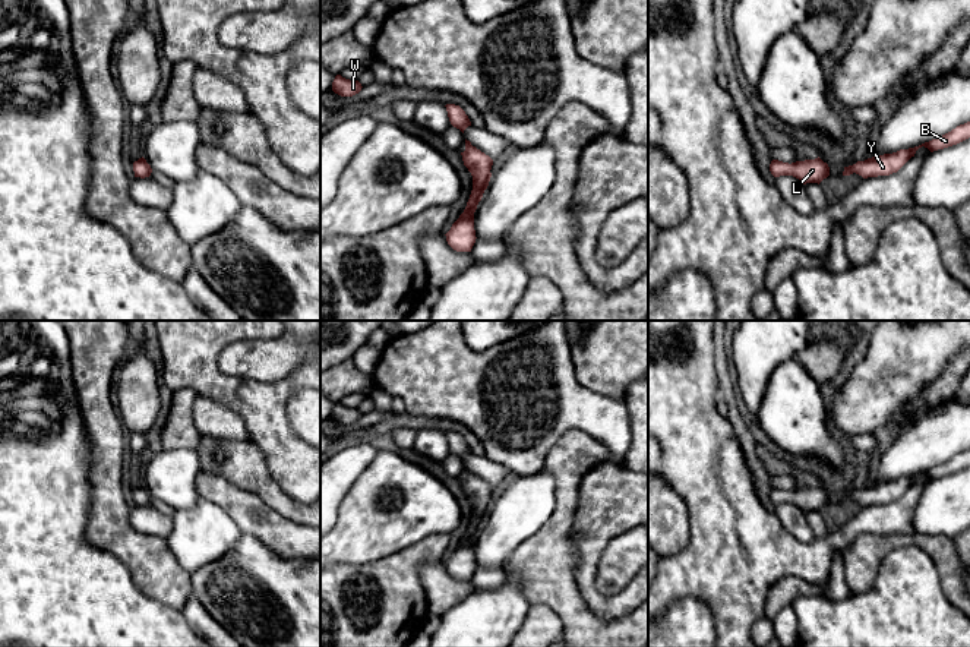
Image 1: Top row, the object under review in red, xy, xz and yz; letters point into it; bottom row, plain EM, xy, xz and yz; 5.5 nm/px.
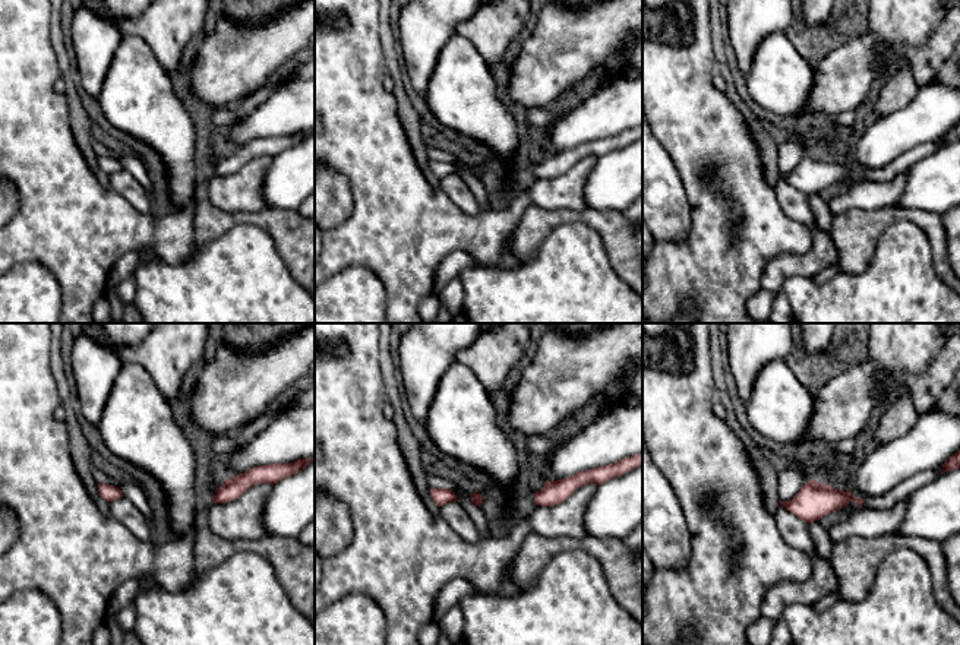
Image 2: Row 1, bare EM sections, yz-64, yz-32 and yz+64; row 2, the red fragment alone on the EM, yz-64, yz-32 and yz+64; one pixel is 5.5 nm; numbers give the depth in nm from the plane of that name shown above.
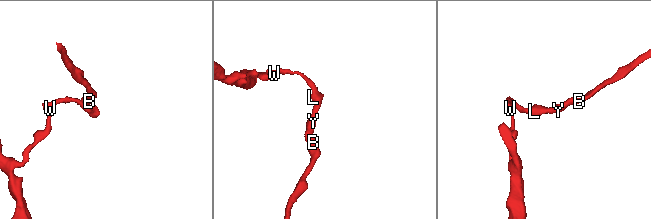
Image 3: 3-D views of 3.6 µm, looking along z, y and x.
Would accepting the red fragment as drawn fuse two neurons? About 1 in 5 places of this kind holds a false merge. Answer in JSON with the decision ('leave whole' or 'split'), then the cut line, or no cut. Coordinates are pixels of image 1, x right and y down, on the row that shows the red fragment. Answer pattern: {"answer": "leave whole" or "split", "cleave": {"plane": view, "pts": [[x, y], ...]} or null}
{"answer": "leave whole", "cleave": null}

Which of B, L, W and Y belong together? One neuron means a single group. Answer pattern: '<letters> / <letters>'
B L W Y

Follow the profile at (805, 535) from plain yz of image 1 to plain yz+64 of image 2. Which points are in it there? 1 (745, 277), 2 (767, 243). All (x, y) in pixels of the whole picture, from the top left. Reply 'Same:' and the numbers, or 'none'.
Same: none

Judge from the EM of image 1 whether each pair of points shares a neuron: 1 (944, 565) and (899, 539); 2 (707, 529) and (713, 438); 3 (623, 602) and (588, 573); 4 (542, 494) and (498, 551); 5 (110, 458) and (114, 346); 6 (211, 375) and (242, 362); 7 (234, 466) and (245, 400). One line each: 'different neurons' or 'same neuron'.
1: same neuron
2: same neuron
3: same neuron
4: same neuron
5: same neuron
6: different neurons
7: different neurons

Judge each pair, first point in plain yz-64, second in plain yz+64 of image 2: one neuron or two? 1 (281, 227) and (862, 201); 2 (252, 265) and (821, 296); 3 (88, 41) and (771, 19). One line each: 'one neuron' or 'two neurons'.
1: two neurons
2: one neuron
3: one neuron

